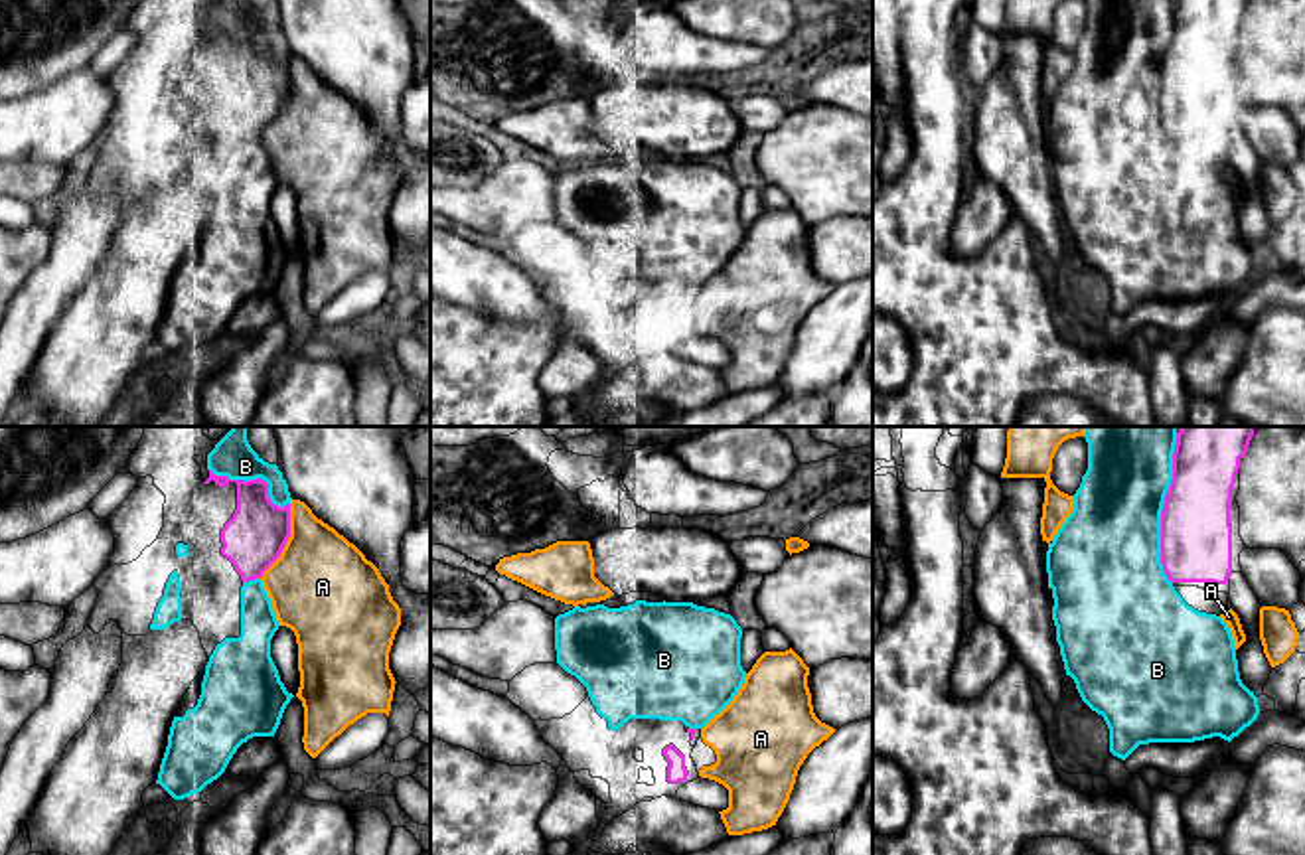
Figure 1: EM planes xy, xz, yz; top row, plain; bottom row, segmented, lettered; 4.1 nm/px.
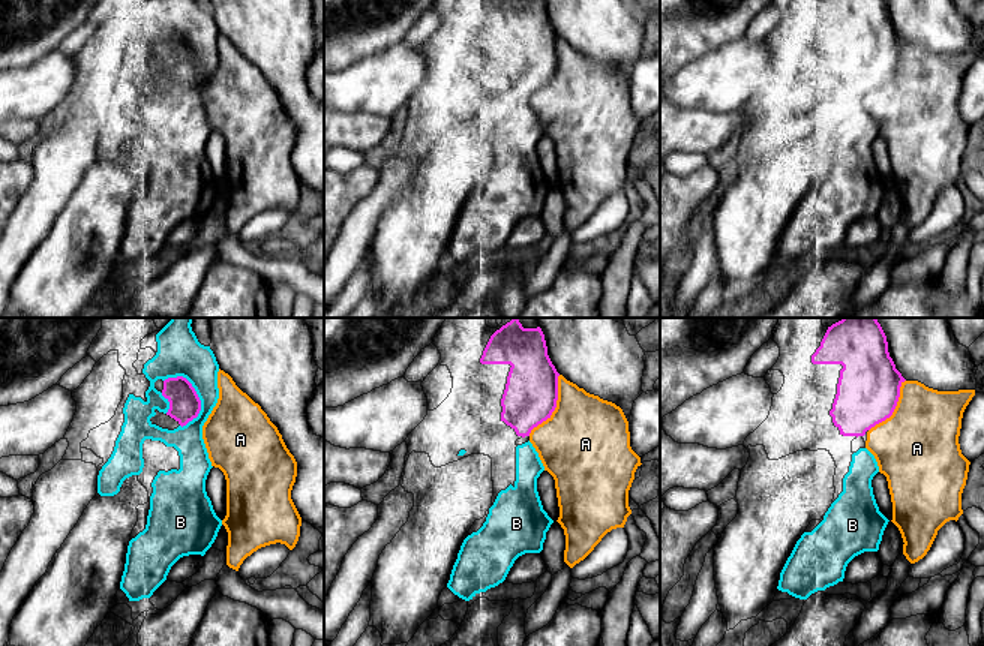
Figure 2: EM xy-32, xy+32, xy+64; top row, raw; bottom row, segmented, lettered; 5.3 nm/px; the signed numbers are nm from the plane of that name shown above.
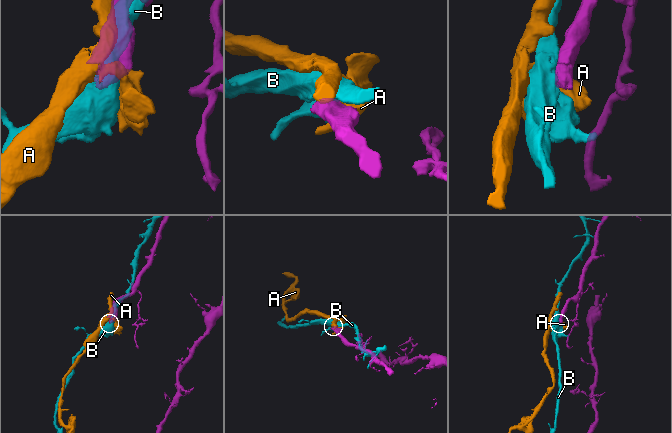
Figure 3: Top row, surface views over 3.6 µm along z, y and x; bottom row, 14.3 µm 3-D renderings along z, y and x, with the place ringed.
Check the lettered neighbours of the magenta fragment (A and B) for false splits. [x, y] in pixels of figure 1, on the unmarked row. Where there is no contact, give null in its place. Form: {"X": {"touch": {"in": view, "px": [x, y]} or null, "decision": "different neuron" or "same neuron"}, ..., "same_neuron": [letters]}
{"A": {"touch": {"in": "xy", "px": [287, 97]}, "decision": "different neuron"}, "B": {"touch": {"in": "yz", "px": [1161, 72]}, "decision": "different neuron"}, "same_neuron": []}

